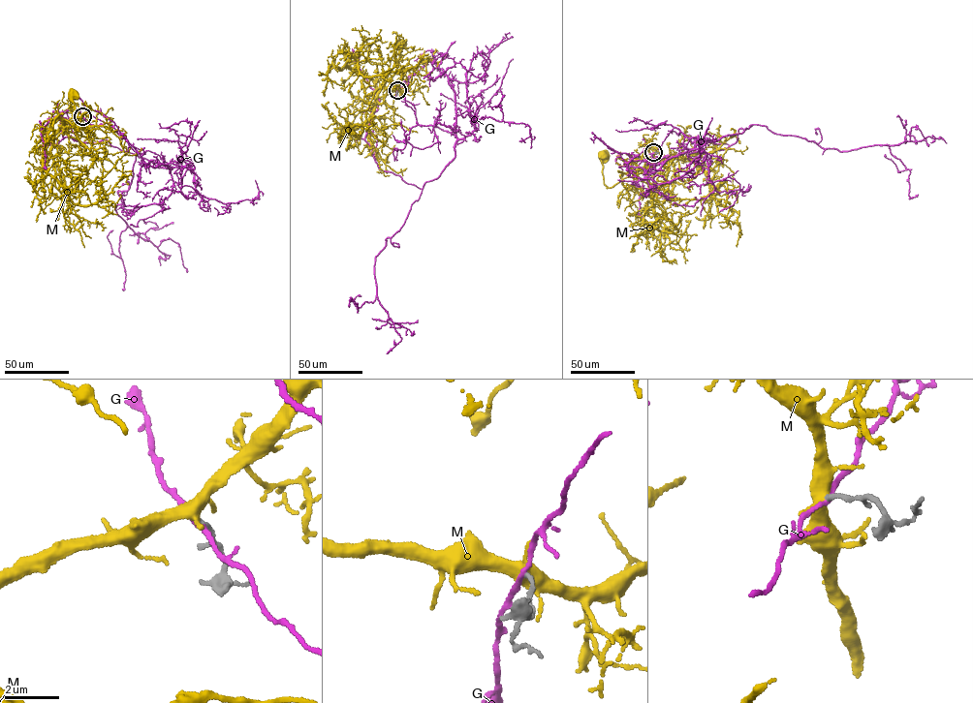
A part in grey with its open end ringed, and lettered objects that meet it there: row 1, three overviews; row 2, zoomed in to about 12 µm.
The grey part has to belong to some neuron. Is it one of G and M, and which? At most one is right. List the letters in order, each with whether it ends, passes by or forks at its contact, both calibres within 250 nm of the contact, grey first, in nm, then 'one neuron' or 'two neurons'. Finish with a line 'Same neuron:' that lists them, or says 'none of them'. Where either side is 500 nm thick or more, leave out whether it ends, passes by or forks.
G: it passes by | 150/150 nm | two neurons
M: it forks | 150/360 nm | one neuron
Same neuron: M

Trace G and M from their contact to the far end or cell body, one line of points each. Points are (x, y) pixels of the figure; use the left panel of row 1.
G: (82, 117), (109, 124), (146, 165), (171, 167), (136, 154), (115, 210), (153, 244), (177, 243), (187, 272)
M: (82, 117), (70, 122), (81, 133), (75, 127), (72, 92)

